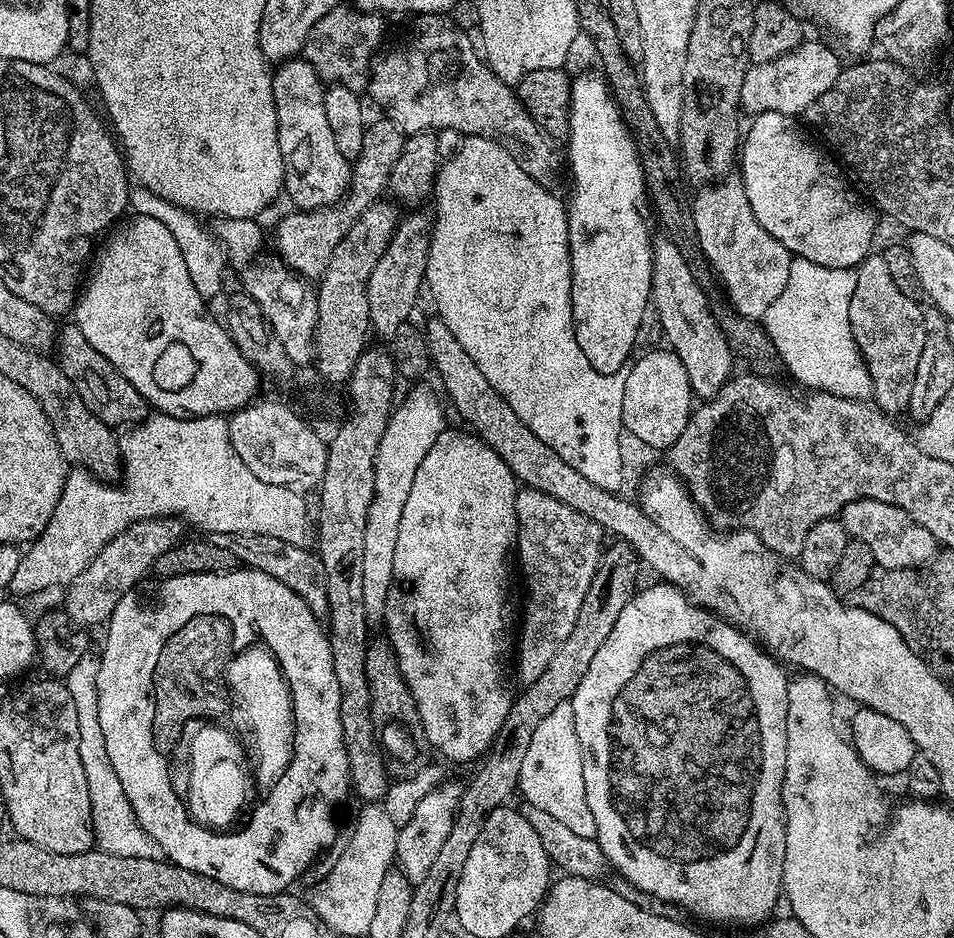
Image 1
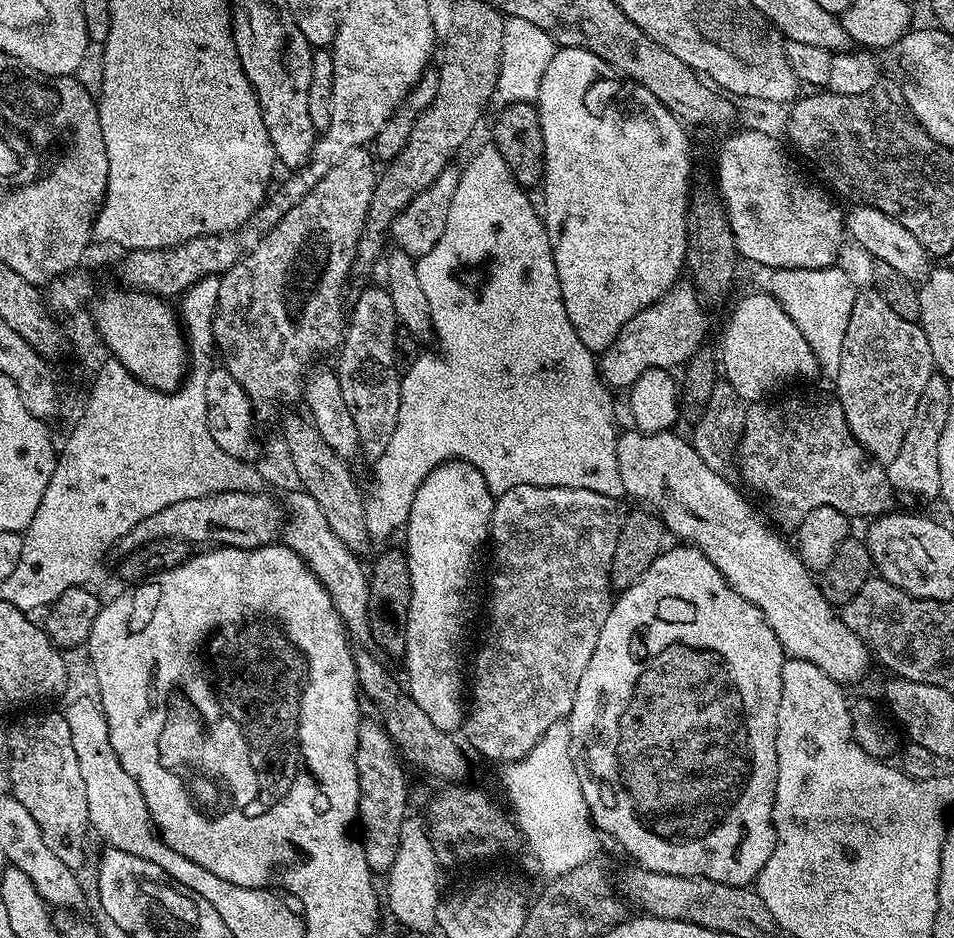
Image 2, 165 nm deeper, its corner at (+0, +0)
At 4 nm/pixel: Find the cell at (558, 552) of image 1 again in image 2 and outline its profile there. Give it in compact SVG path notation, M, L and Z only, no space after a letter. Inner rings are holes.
M529 484L514 486L495 497L490 525L490 548L492 544L496 565L492 568L492 597L488 600L488 633L485 634L472 664L470 660L470 707L462 725L462 733L464 732L465 738L468 739L467 747L477 748L486 759L504 760L503 762L521 760L540 741L542 734L550 730L550 726L567 721L568 715L572 713L574 694L578 694L578 682L590 663L590 654L594 654L594 646L598 646L598 634L602 634L602 625L612 609L614 589L610 570L614 562L614 546L618 546L618 534L624 524L620 503L617 497L598 494L594 490L562 486L543 488Z

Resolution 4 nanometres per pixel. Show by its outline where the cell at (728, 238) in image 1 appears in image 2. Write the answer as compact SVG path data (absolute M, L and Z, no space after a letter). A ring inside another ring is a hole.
M688 282L677 283L656 304L634 314L605 352L599 353L600 379L609 389L627 390L646 370L651 368L679 369L705 343L708 336L708 316L704 313L701 297Z

